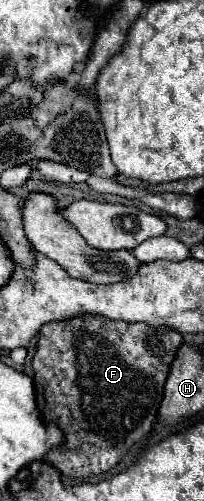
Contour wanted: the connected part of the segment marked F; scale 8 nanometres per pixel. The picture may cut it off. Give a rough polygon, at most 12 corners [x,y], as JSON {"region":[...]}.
{"region":[[79,315],[41,327],[45,461],[111,471],[153,427],[183,337]]}

